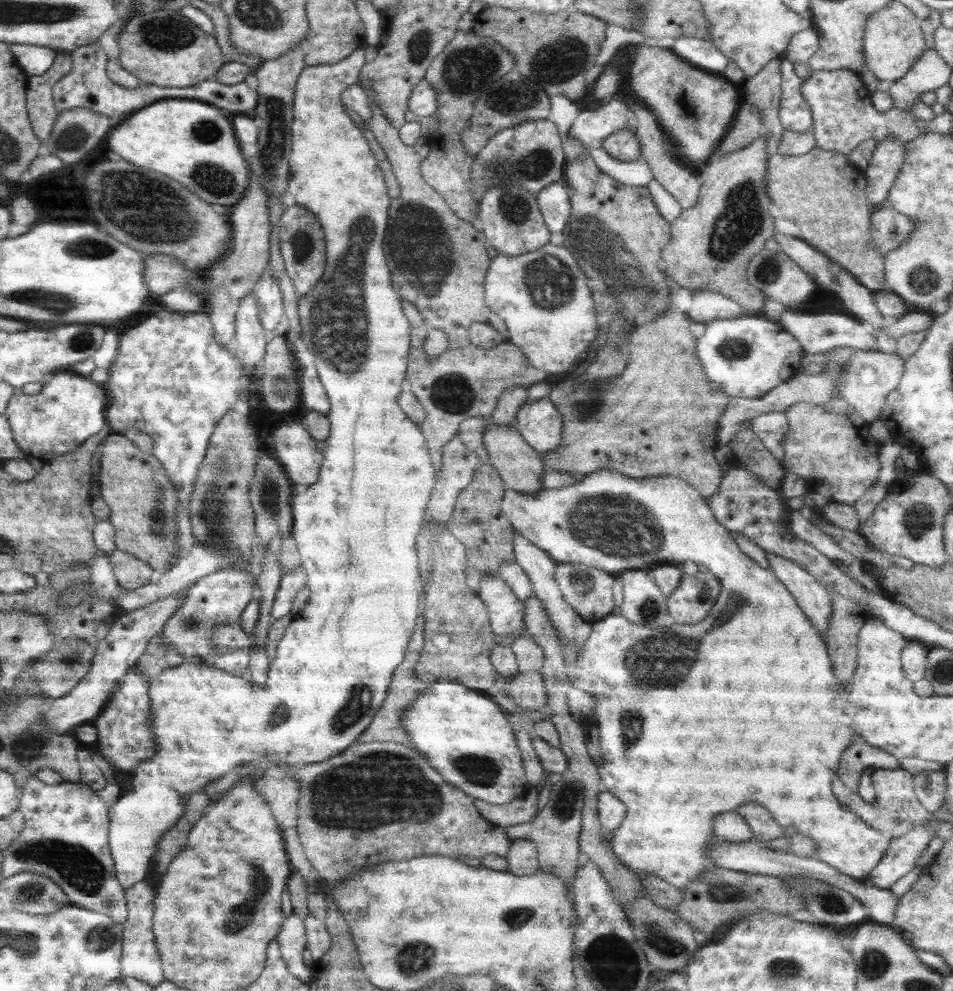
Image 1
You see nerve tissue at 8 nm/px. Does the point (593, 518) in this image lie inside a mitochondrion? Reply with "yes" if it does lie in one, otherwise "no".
yes

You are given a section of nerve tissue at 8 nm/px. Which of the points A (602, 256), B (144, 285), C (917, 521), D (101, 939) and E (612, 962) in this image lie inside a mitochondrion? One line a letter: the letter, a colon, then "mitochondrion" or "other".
A: mitochondrion
B: other
C: mitochondrion
D: mitochondrion
E: mitochondrion

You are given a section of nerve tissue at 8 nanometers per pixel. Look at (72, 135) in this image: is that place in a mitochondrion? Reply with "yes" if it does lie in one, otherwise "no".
yes

